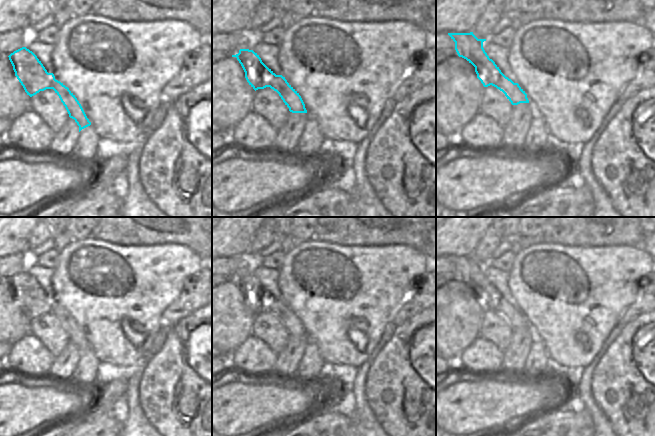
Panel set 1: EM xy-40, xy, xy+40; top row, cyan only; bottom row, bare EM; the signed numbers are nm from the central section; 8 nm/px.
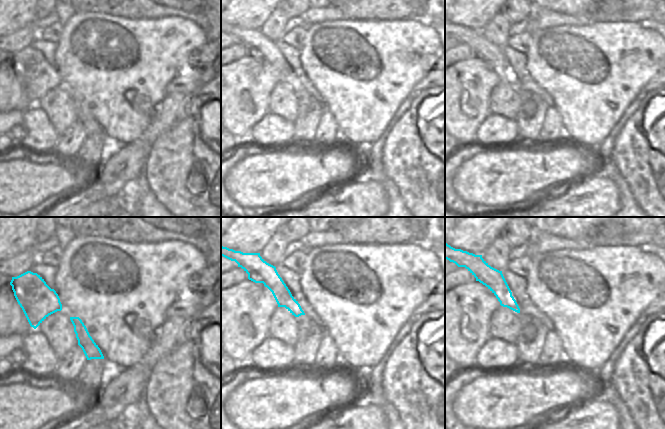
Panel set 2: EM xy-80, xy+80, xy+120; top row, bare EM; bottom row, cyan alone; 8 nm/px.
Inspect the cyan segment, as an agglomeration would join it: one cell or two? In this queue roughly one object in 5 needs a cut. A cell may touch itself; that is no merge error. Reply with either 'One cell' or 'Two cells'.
Two cells

